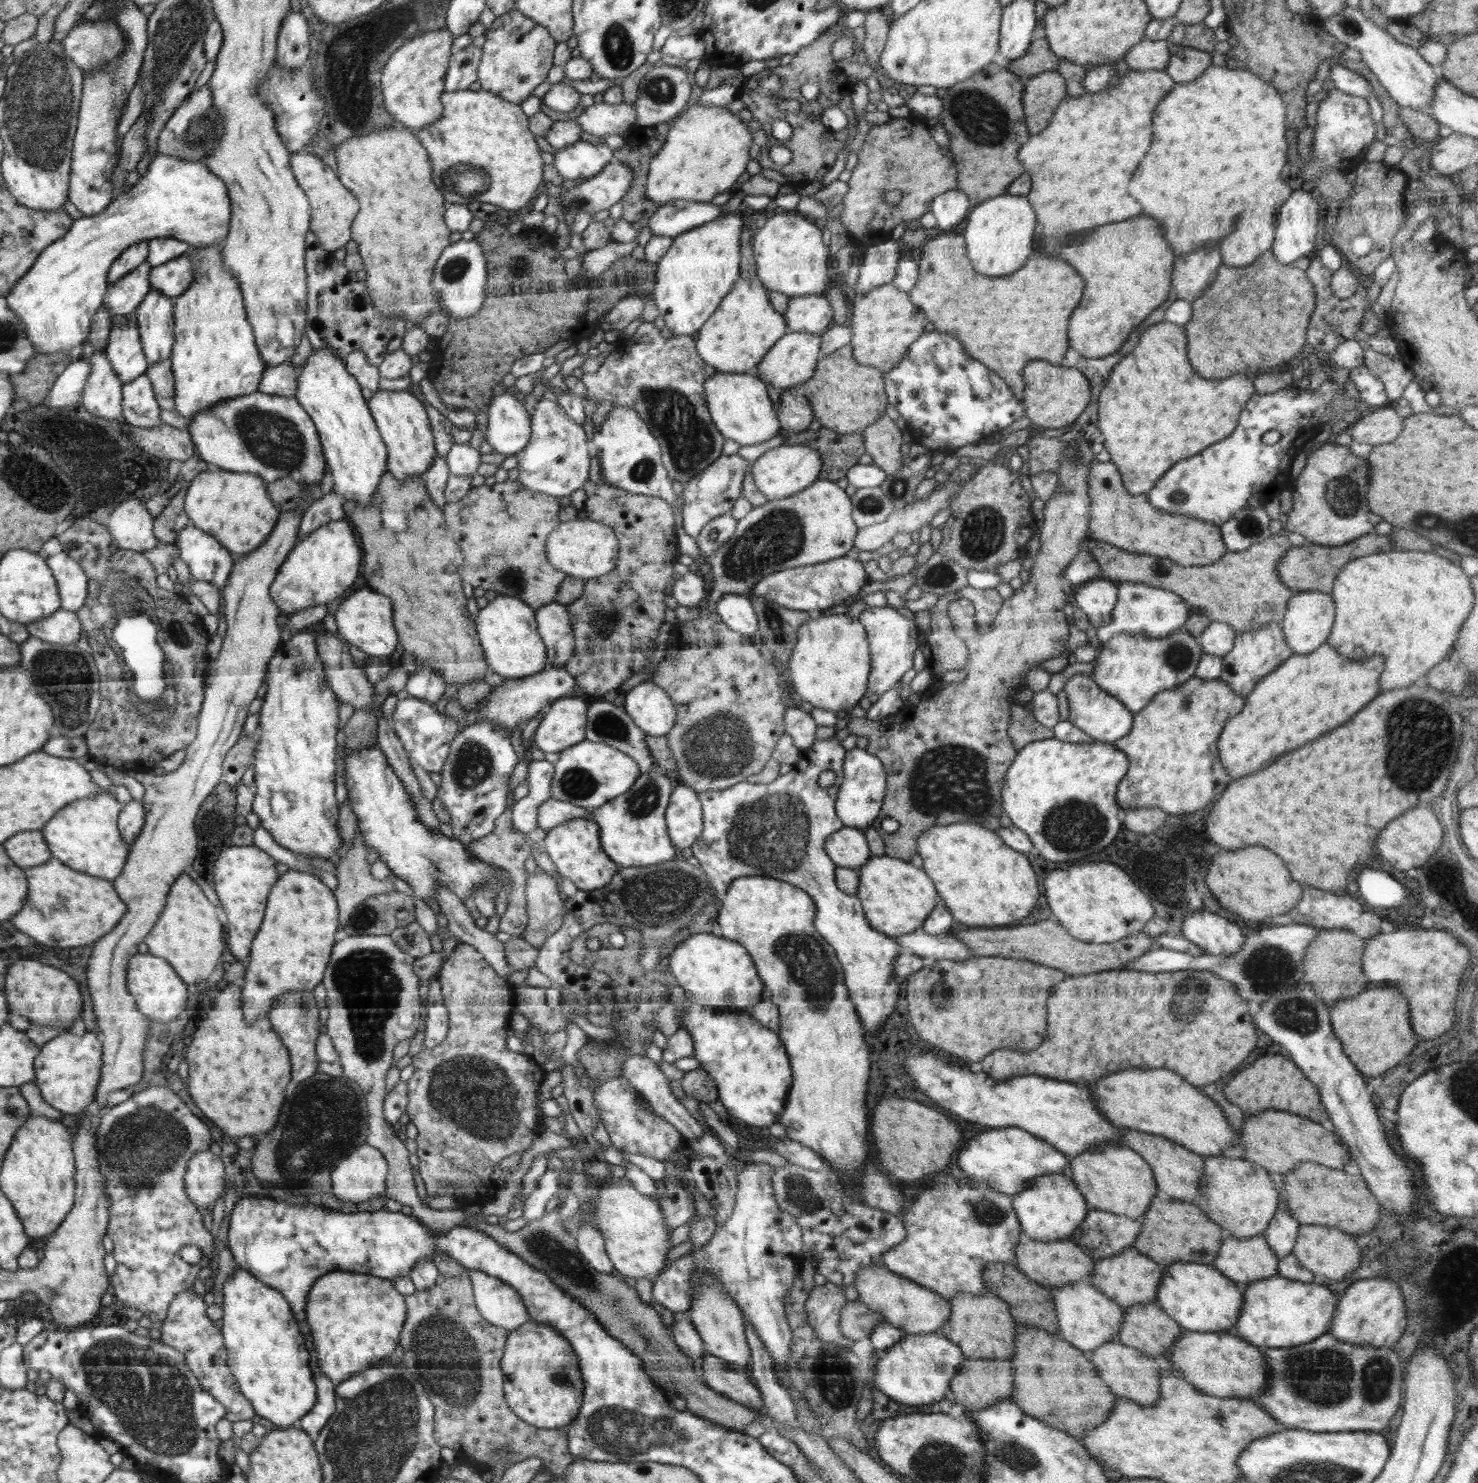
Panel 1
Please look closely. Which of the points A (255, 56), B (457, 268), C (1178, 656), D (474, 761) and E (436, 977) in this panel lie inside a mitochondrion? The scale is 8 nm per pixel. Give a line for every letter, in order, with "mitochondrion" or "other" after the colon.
A: other
B: mitochondrion
C: mitochondrion
D: mitochondrion
E: other

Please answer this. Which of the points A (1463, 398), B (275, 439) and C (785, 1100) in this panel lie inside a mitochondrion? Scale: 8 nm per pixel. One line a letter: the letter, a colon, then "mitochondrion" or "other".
A: other
B: mitochondrion
C: other

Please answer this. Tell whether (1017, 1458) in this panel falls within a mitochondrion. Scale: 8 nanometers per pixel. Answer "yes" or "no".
yes

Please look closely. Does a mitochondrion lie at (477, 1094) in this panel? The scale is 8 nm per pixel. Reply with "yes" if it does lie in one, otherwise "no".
yes

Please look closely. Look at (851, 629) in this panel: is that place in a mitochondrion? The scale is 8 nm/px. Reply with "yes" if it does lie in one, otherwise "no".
no

